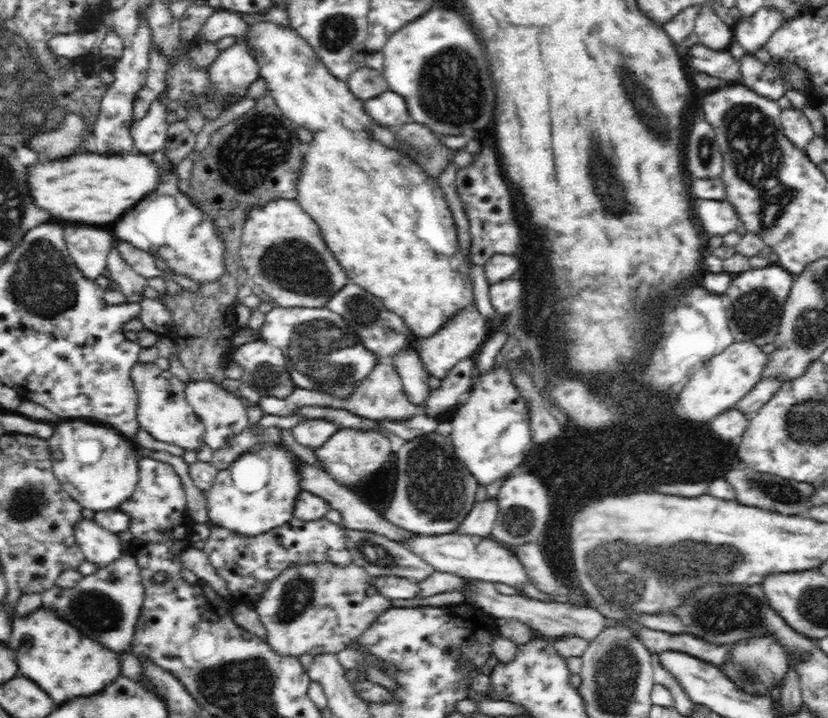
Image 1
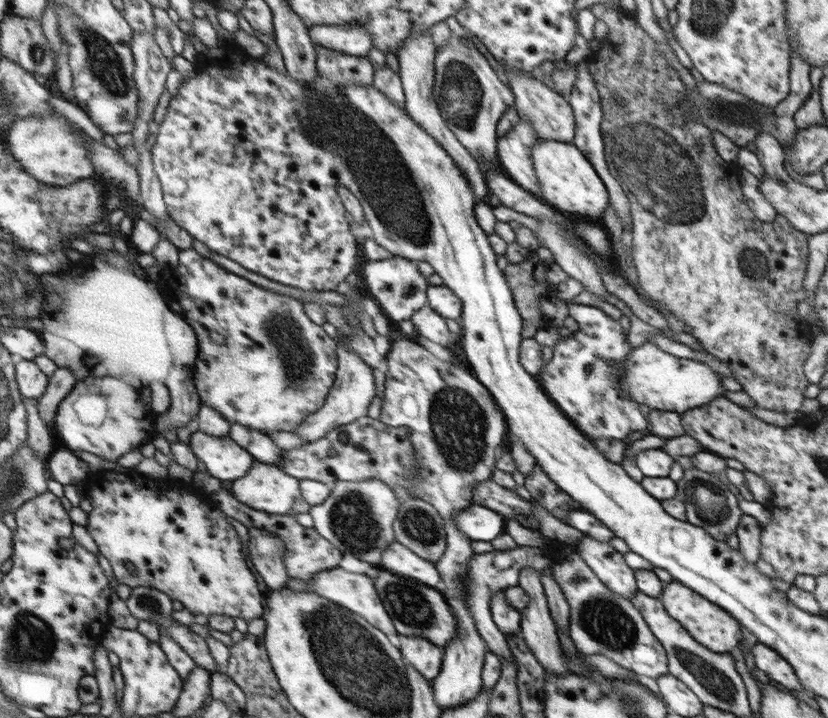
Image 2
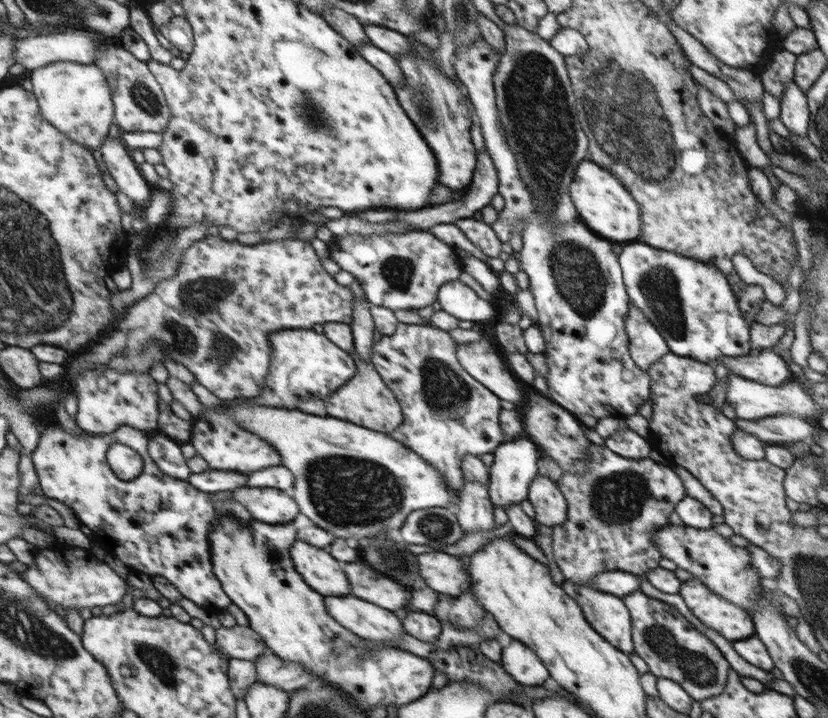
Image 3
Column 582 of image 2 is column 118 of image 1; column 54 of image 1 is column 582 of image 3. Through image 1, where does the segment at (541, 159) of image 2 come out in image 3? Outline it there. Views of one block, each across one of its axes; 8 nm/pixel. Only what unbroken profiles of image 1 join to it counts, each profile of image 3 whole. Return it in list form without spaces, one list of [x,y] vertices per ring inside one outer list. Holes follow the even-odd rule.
[[[584,160],[584,164],[580,164],[580,172],[575,174],[575,180],[576,182],[572,182],[570,186],[571,199],[575,201],[584,223],[608,240],[618,240],[618,242],[638,240],[642,230],[638,204],[610,172],[596,166],[594,162]]]

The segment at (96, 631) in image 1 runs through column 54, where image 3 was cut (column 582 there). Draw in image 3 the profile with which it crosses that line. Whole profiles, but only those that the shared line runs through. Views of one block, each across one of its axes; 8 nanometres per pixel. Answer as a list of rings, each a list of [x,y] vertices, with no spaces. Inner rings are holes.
[[[568,580],[561,587],[579,603],[596,632],[602,634],[620,652],[628,655],[635,652],[631,636],[631,614],[622,597]]]

